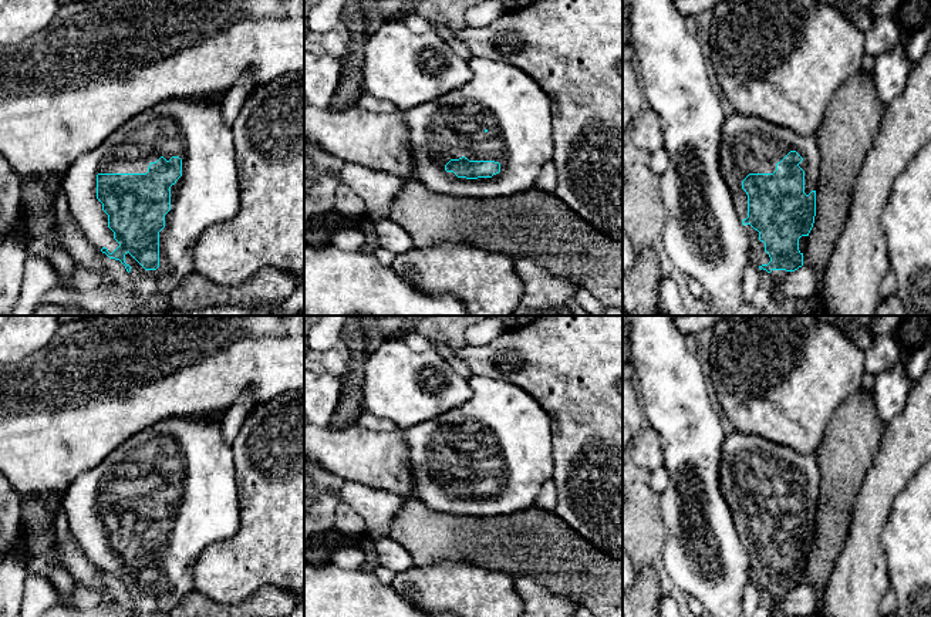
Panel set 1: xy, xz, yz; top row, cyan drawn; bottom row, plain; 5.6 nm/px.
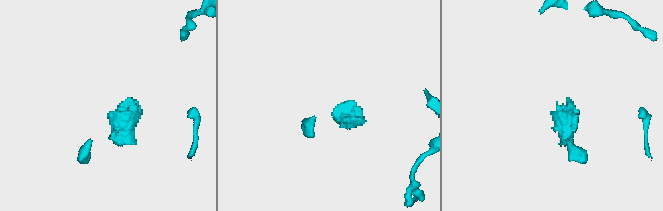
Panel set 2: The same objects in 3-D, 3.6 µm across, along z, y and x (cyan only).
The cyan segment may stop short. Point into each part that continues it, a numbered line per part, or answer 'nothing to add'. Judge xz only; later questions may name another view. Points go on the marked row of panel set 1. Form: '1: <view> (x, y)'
1: xz (502, 98)

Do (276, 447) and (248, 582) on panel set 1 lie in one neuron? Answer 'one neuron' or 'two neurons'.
one neuron

